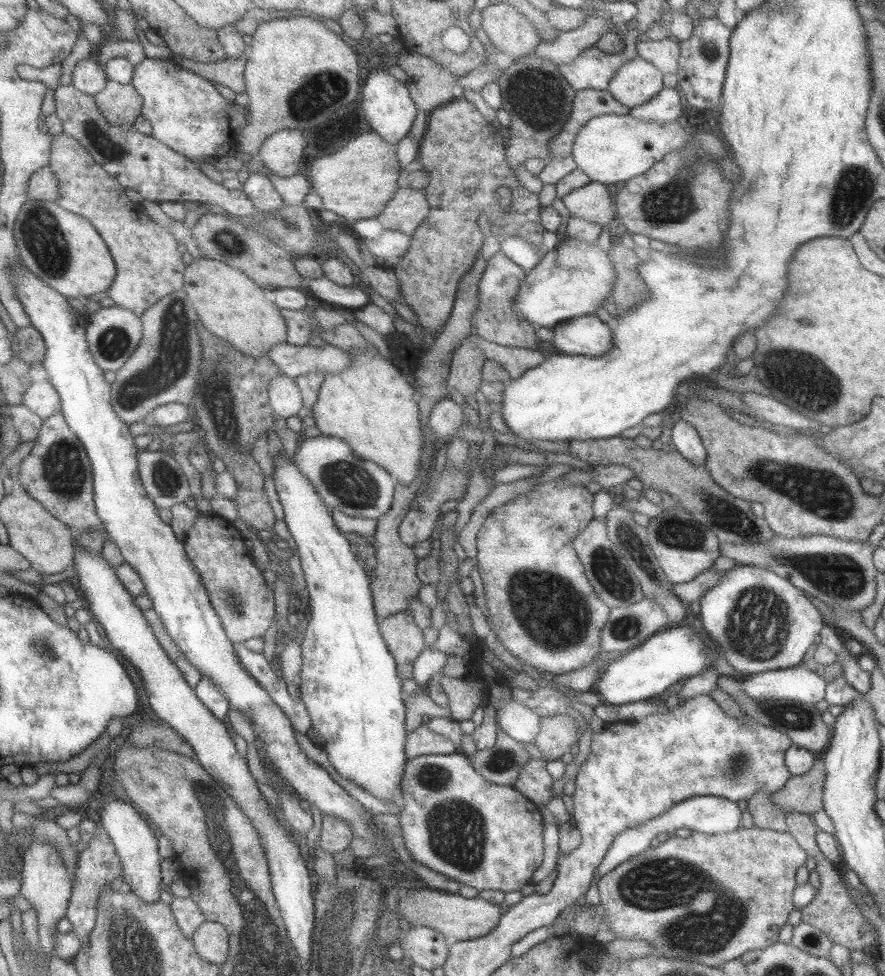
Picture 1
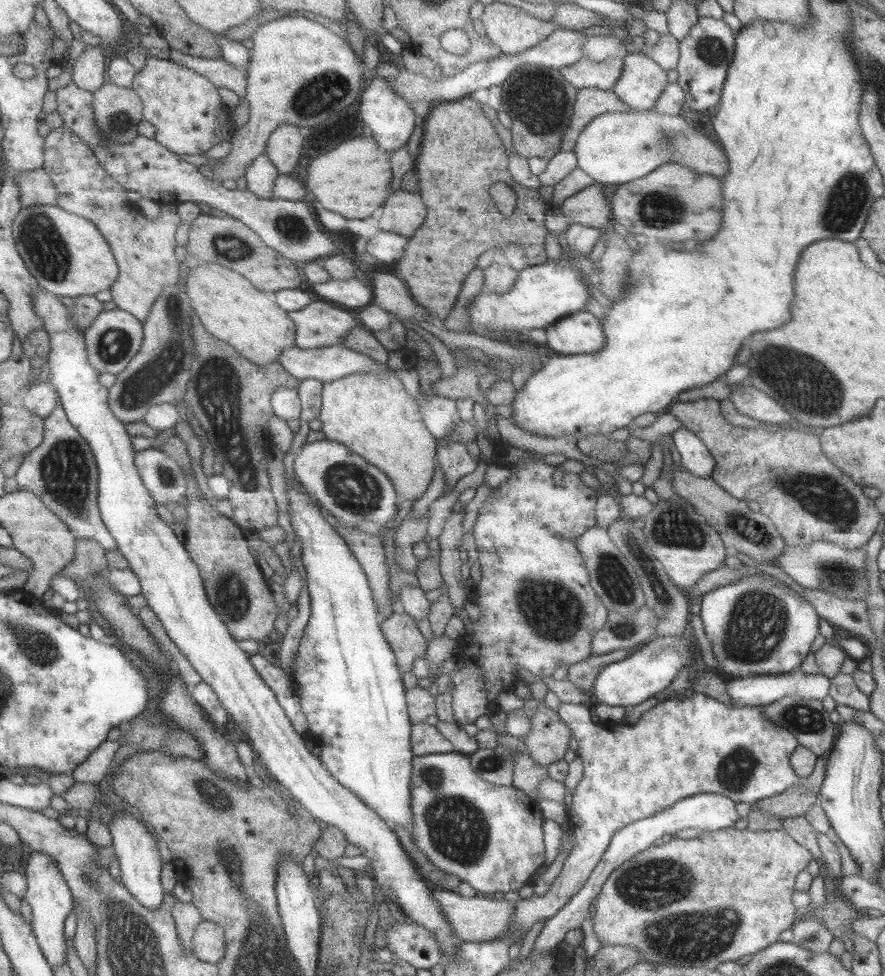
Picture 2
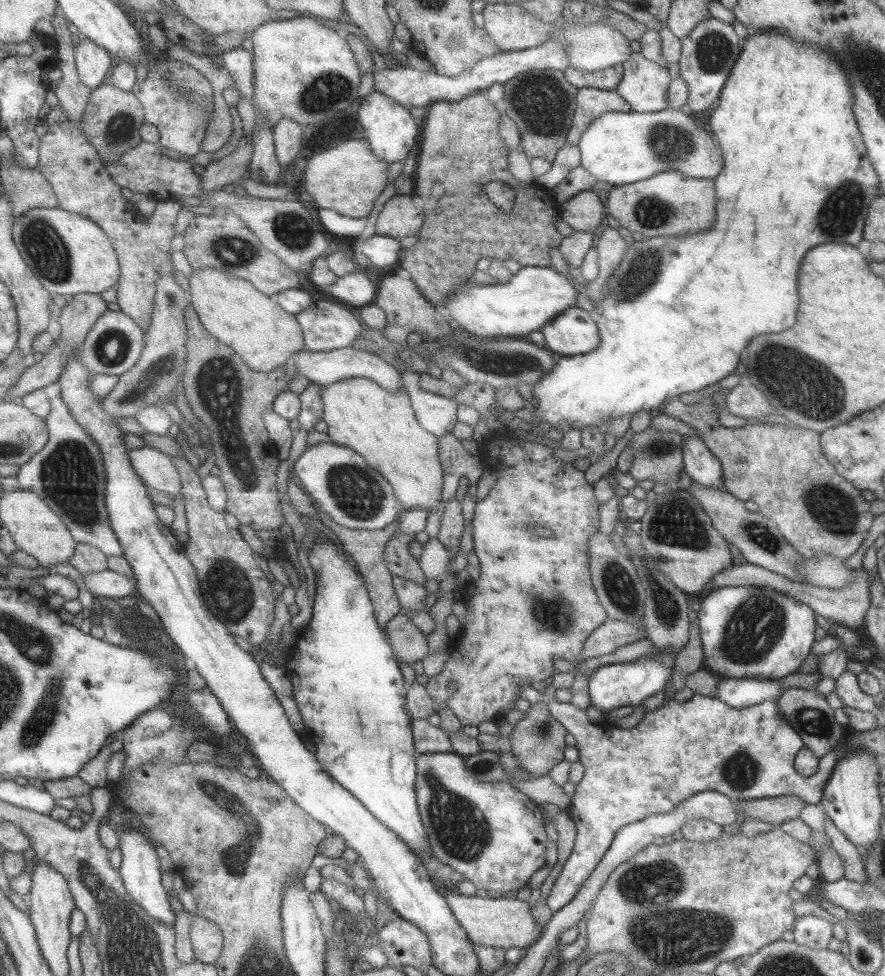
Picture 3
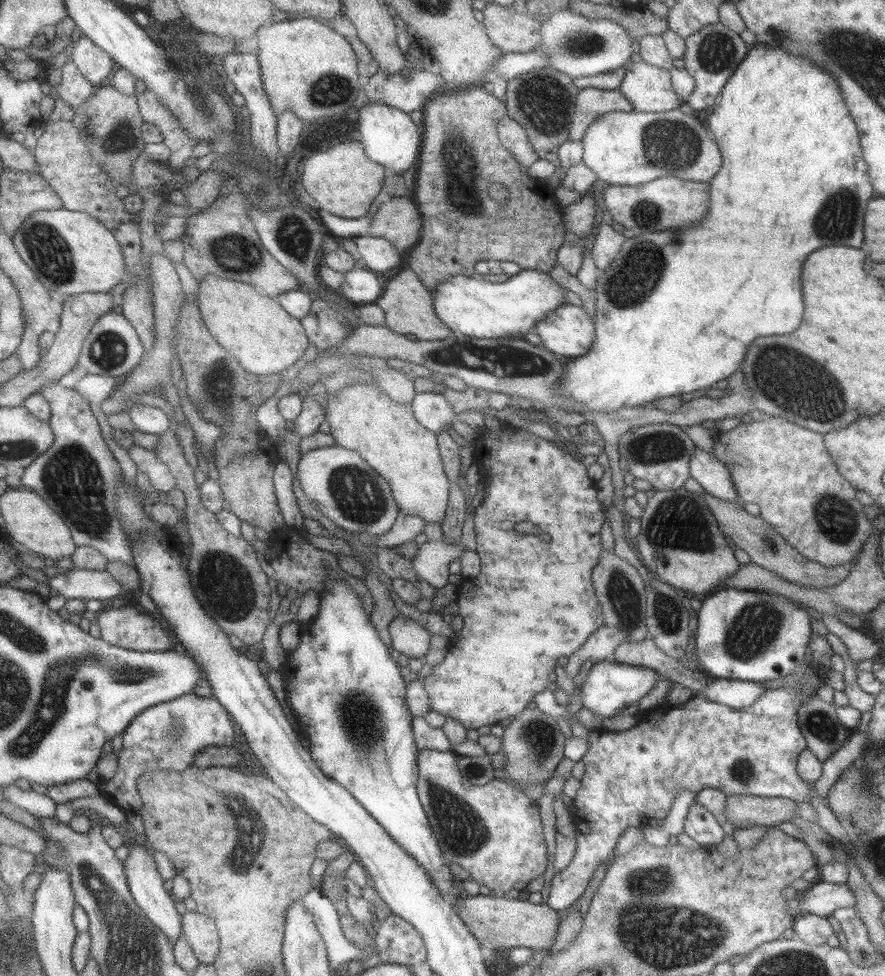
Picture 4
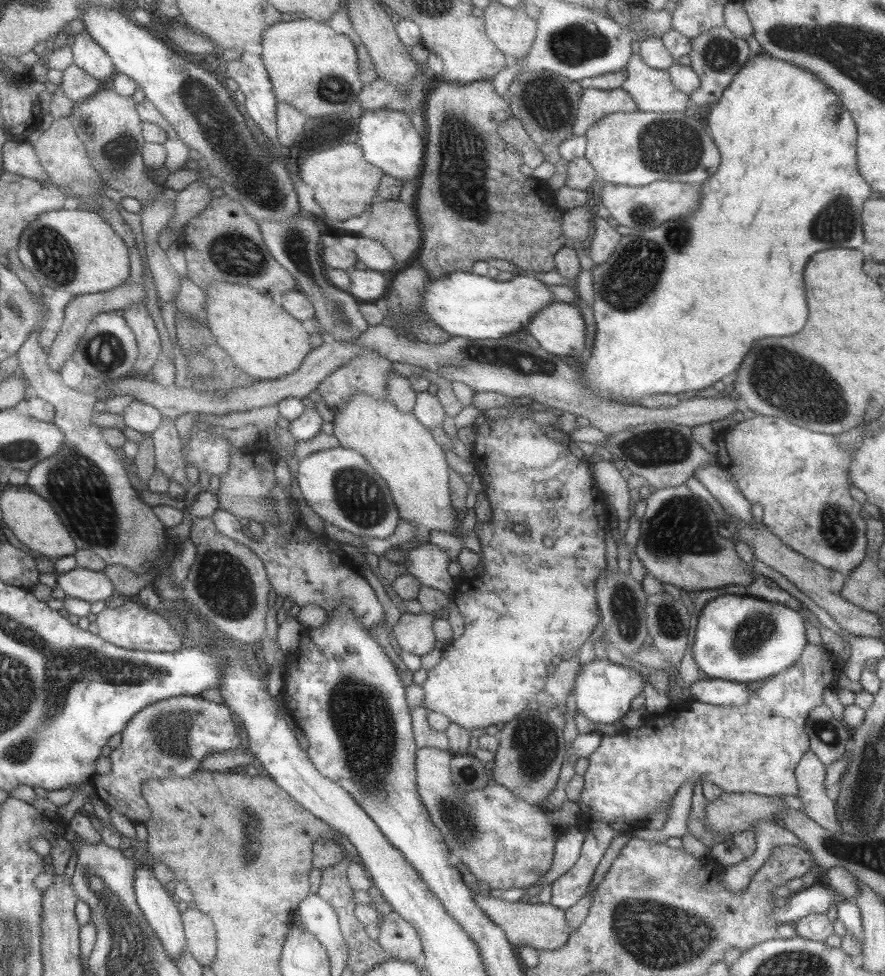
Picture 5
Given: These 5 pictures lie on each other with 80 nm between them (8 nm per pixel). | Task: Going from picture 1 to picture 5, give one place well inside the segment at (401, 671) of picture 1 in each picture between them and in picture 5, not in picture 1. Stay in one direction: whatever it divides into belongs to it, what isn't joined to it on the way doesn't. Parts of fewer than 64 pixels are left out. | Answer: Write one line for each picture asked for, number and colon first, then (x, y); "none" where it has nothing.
2: (400, 630)
3: (410, 645)
4: (407, 637)
5: (412, 632)

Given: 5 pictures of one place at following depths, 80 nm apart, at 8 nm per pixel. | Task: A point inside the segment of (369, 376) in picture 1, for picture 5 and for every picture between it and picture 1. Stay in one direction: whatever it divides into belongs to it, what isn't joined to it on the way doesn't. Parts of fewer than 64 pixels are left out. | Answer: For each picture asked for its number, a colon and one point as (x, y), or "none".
2: (371, 414)
3: (380, 426)
4: (385, 433)
5: (403, 452)

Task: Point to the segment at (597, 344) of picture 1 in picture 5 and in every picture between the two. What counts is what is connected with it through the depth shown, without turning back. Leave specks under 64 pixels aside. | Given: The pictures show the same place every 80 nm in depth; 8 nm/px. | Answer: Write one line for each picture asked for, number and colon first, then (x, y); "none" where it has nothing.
2: (579, 333)
3: (572, 332)
4: (568, 331)
5: (558, 328)

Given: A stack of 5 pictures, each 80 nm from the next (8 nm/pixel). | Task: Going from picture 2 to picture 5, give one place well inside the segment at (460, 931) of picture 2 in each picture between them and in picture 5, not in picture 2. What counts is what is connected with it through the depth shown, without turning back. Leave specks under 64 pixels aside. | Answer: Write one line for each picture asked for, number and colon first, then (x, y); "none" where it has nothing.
3: (497, 921)
4: (499, 922)
5: (542, 926)

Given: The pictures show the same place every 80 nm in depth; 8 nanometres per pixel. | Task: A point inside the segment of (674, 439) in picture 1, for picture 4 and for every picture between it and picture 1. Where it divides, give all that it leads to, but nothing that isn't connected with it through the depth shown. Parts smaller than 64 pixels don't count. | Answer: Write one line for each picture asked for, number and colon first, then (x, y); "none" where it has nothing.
2: (693, 455)
3: (701, 466)
4: (711, 474)

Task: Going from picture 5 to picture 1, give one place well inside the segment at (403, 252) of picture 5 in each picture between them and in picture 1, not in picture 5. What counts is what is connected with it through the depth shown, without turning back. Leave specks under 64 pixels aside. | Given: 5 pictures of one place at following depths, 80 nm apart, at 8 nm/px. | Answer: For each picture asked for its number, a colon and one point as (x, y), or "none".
1: (405, 211)
2: (403, 212)
3: (401, 217)
4: (398, 220)

